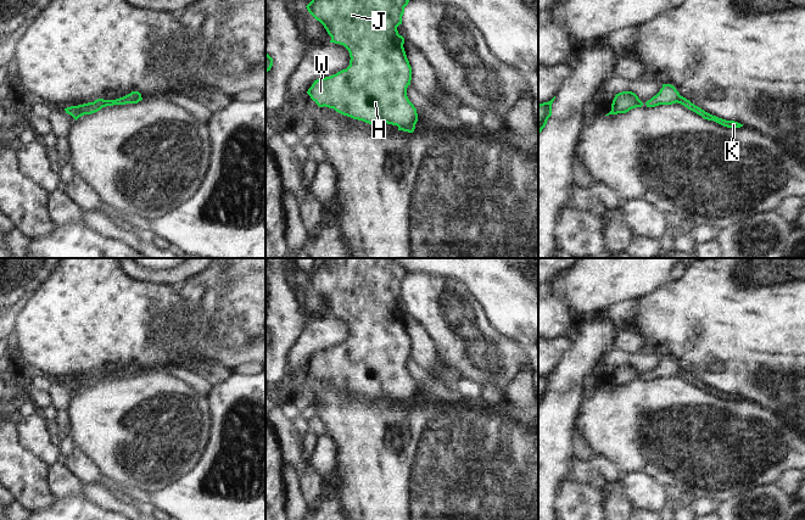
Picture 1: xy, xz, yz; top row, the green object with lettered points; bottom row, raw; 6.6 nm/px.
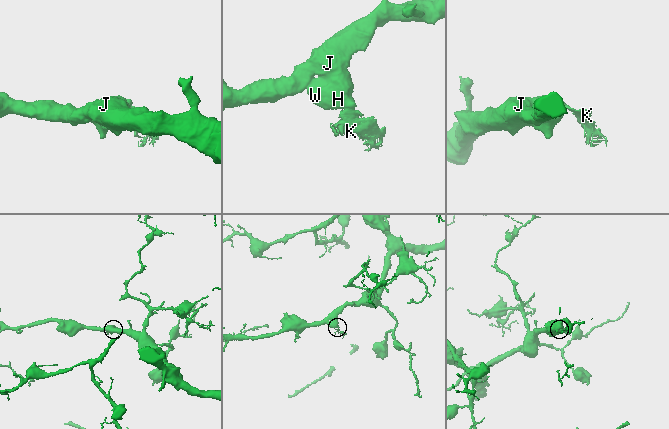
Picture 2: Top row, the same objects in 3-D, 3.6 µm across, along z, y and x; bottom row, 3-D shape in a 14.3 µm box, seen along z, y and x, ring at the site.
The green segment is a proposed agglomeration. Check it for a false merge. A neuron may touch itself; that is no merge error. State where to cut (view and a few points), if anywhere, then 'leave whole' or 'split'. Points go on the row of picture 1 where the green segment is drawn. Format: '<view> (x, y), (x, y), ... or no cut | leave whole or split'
xz (414, 123), (398, 127) | split

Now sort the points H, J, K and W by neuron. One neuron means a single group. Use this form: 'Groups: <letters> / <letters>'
Groups: H J W / K

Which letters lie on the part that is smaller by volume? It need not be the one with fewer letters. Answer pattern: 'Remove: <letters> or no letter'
Remove: K

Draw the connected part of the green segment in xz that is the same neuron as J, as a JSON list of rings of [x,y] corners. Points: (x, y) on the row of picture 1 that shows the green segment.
[[[312,0],[306,7],[319,21],[328,34],[330,43],[343,45],[350,52],[350,66],[330,77],[314,80],[307,94],[319,107],[334,108],[336,112],[363,121],[369,124],[392,124],[397,127],[417,124],[418,113],[407,96],[407,88],[412,80],[412,67],[407,58],[403,44],[404,38],[398,34],[404,7],[409,0]]]

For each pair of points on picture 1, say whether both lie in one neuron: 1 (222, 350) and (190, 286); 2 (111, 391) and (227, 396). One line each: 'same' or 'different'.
1: different
2: different

